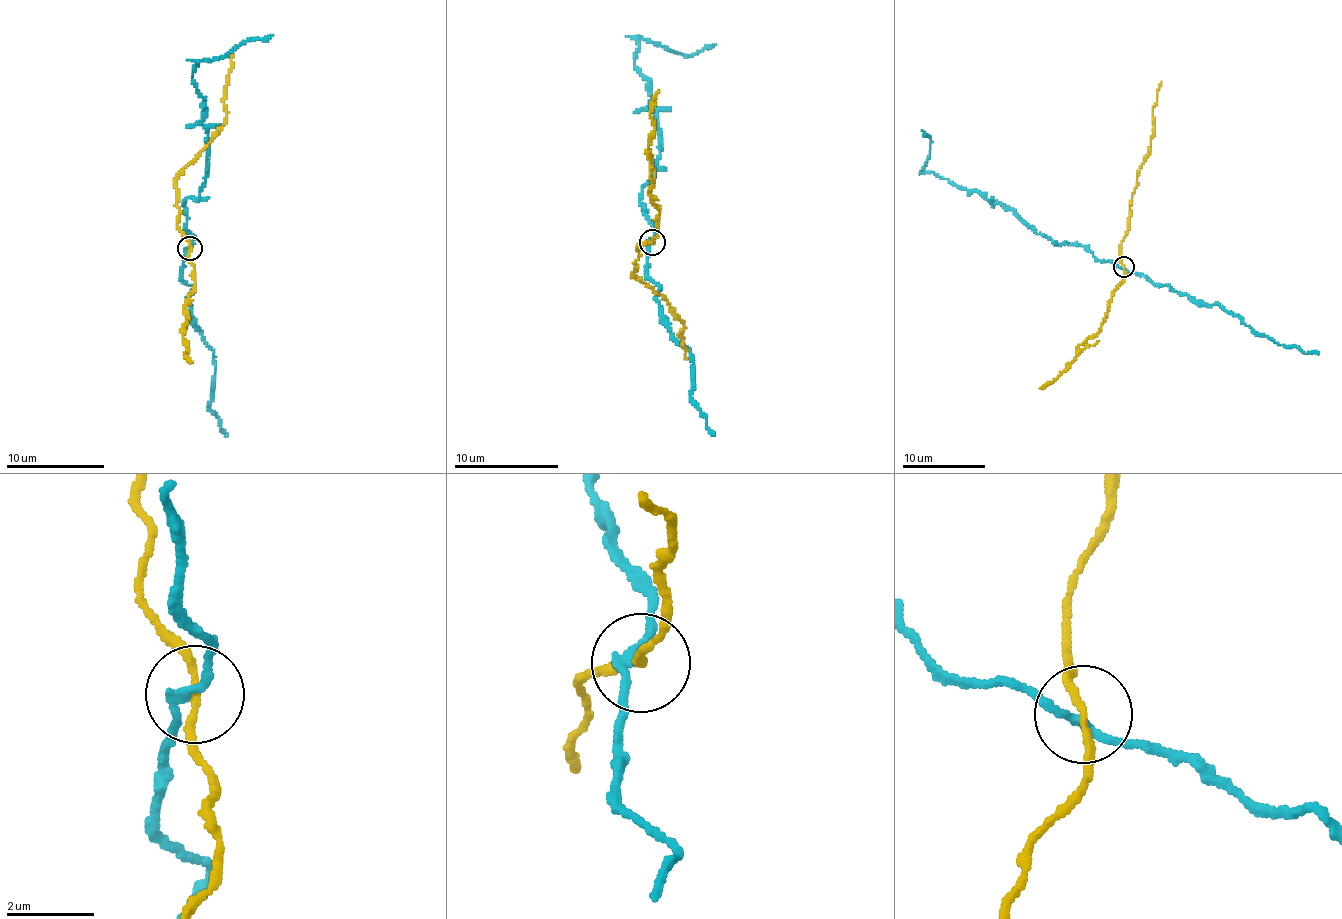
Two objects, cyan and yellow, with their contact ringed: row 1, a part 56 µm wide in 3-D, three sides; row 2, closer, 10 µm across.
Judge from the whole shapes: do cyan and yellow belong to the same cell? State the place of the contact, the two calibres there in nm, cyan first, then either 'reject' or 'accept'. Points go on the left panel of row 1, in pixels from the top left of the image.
at (190, 248); 180 nm thick on the cyan side, 160 nm on the other; reject

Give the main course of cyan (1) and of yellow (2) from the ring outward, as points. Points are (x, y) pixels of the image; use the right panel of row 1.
1: (1124, 267), (1097, 258), (1082, 246), (1036, 234), (1011, 210), (922, 170), (930, 138), (921, 130)
2: (1124, 267), (1121, 251), (1129, 206), (1137, 176), (1154, 133), (1153, 107), (1161, 81)

